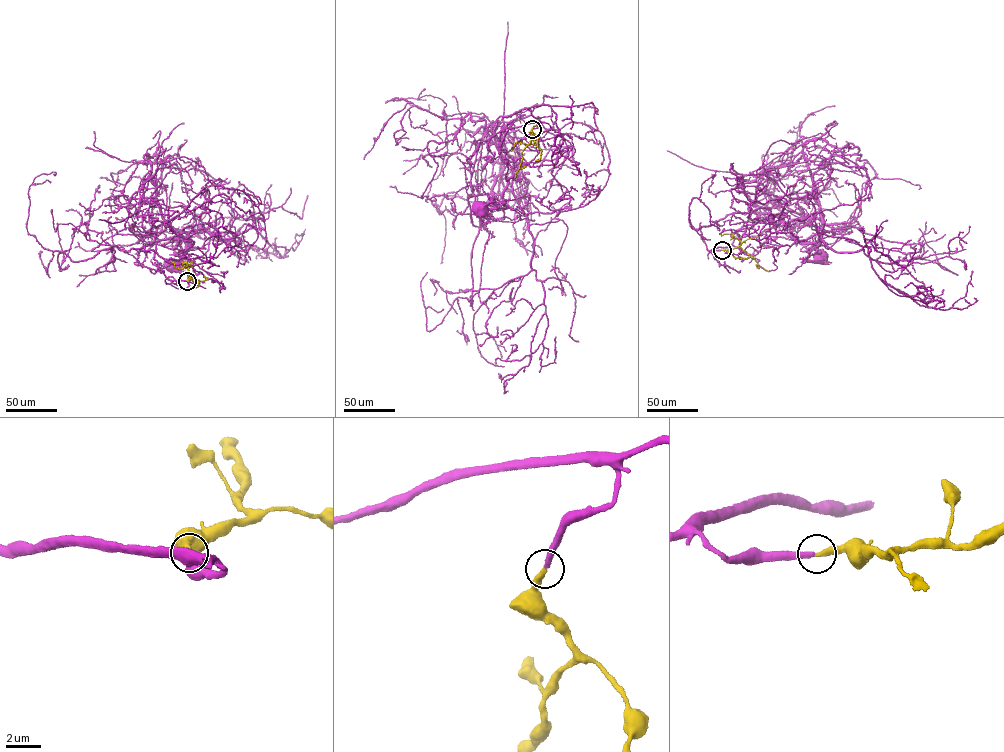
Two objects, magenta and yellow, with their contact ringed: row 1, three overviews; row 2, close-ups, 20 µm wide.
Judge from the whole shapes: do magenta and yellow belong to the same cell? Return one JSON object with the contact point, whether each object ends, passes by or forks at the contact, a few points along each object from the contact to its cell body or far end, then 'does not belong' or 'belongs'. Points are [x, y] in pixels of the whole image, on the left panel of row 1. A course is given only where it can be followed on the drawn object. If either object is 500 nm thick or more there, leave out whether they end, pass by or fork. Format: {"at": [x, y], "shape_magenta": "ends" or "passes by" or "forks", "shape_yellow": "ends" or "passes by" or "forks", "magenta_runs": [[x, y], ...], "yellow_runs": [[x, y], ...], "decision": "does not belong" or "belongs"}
{"at": [187, 281], "shape_magenta": "ends", "shape_yellow": "ends", "magenta_runs": [[187, 281], [168, 279], [154, 258], [156, 243], [179, 238], [183, 254], [189, 248], [172, 266]], "yellow_runs": [[187, 281], [191, 279], [189, 271], [187, 277], [195, 287]], "decision": "belongs"}

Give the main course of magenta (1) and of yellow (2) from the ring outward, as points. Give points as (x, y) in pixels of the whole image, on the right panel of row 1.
1: (721, 250), (714, 249), (730, 245), (731, 235), (742, 226), (776, 217), (801, 243), (819, 240), (821, 258)
2: (722, 250), (739, 246), (759, 267), (769, 271)

